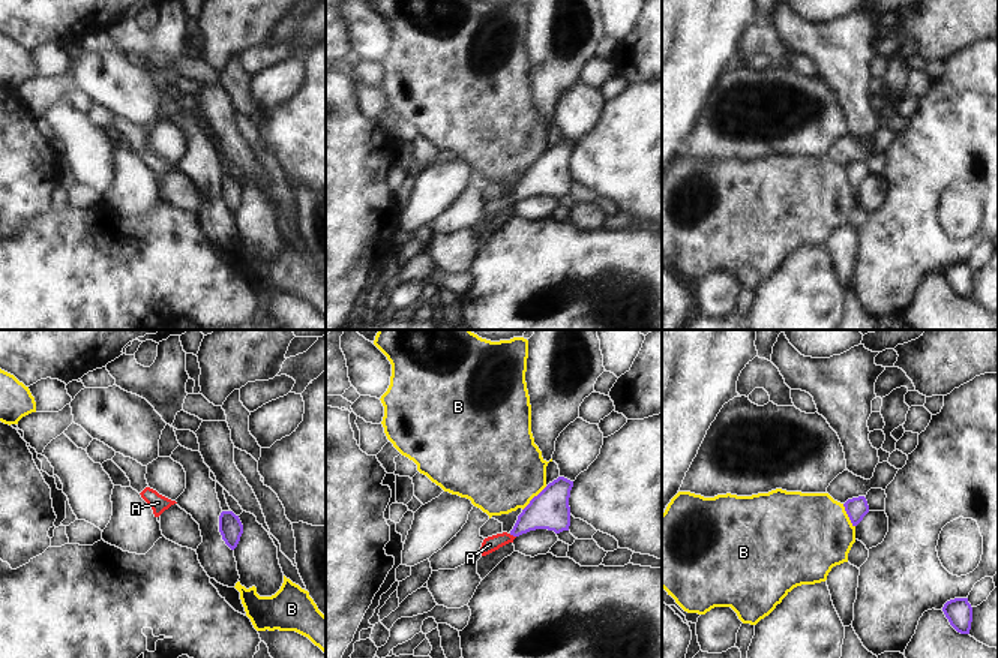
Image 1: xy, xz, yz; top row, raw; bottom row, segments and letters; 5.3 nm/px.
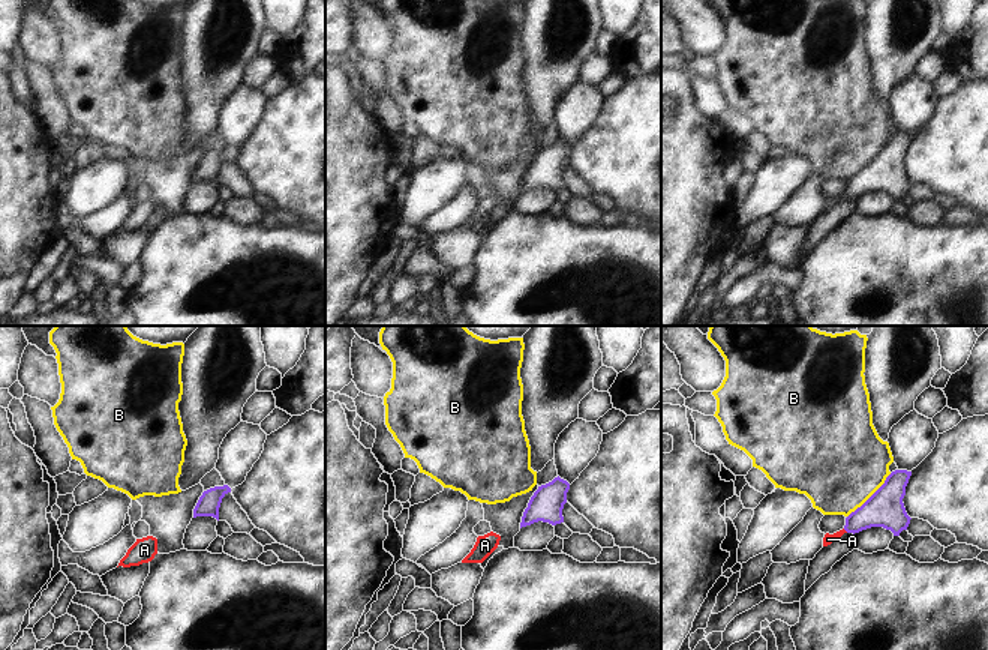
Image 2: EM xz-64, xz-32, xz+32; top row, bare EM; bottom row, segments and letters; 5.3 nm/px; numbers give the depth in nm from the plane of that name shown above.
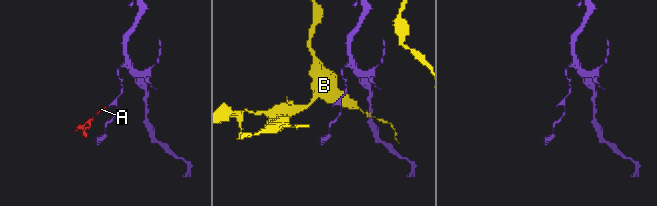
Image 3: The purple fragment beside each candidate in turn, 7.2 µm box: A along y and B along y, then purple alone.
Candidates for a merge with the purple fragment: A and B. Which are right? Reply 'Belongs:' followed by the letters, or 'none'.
Belongs: A

